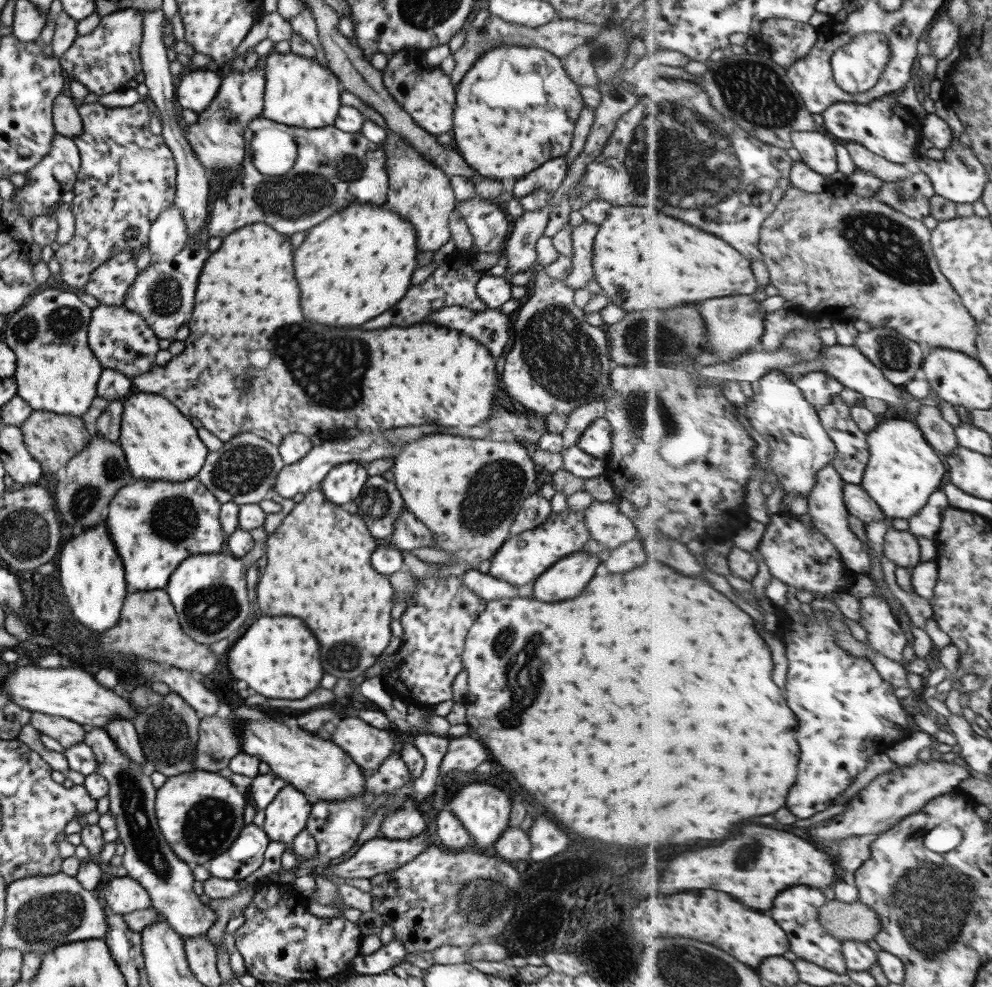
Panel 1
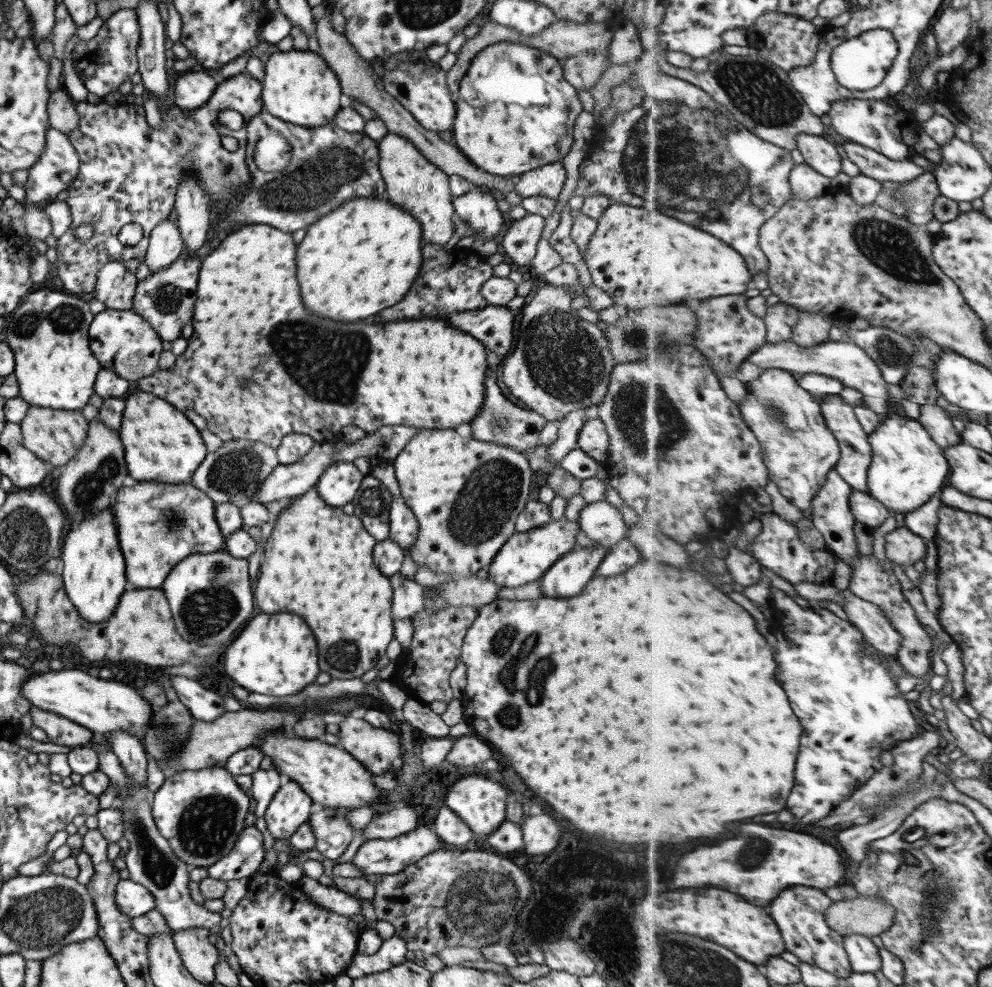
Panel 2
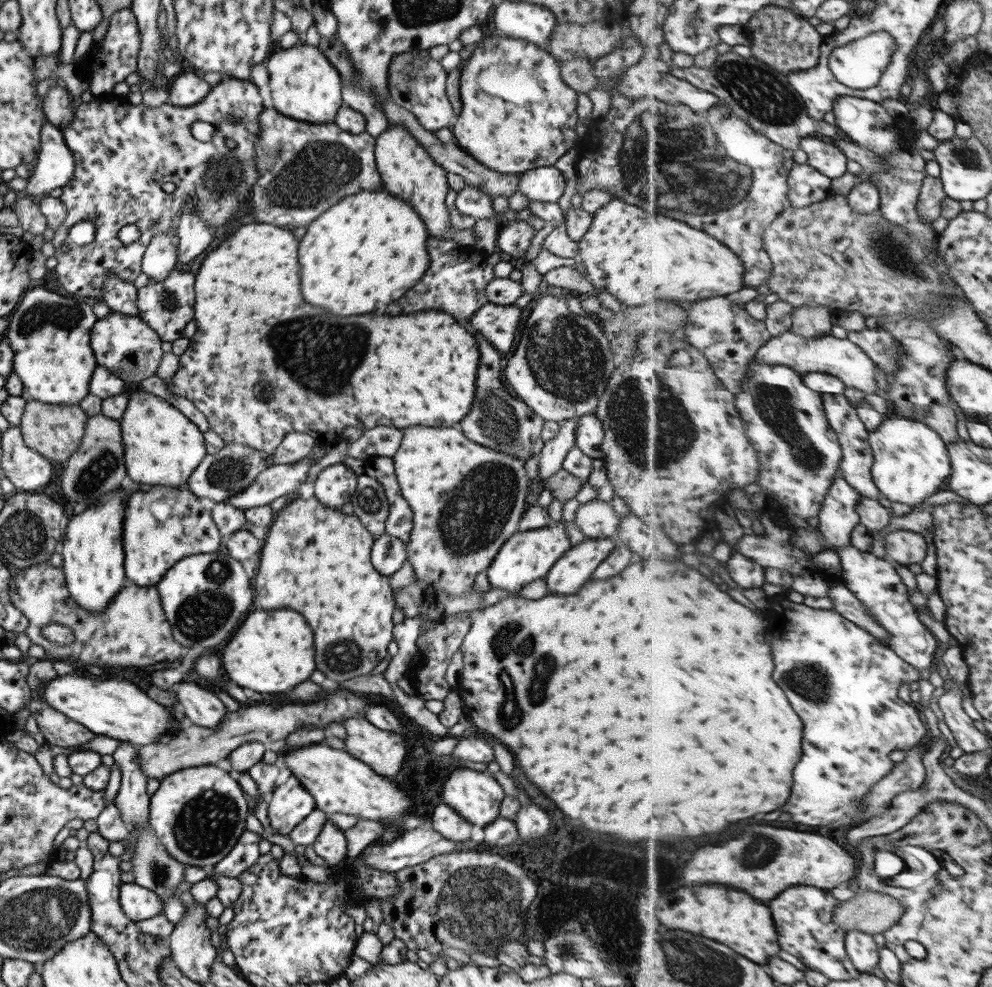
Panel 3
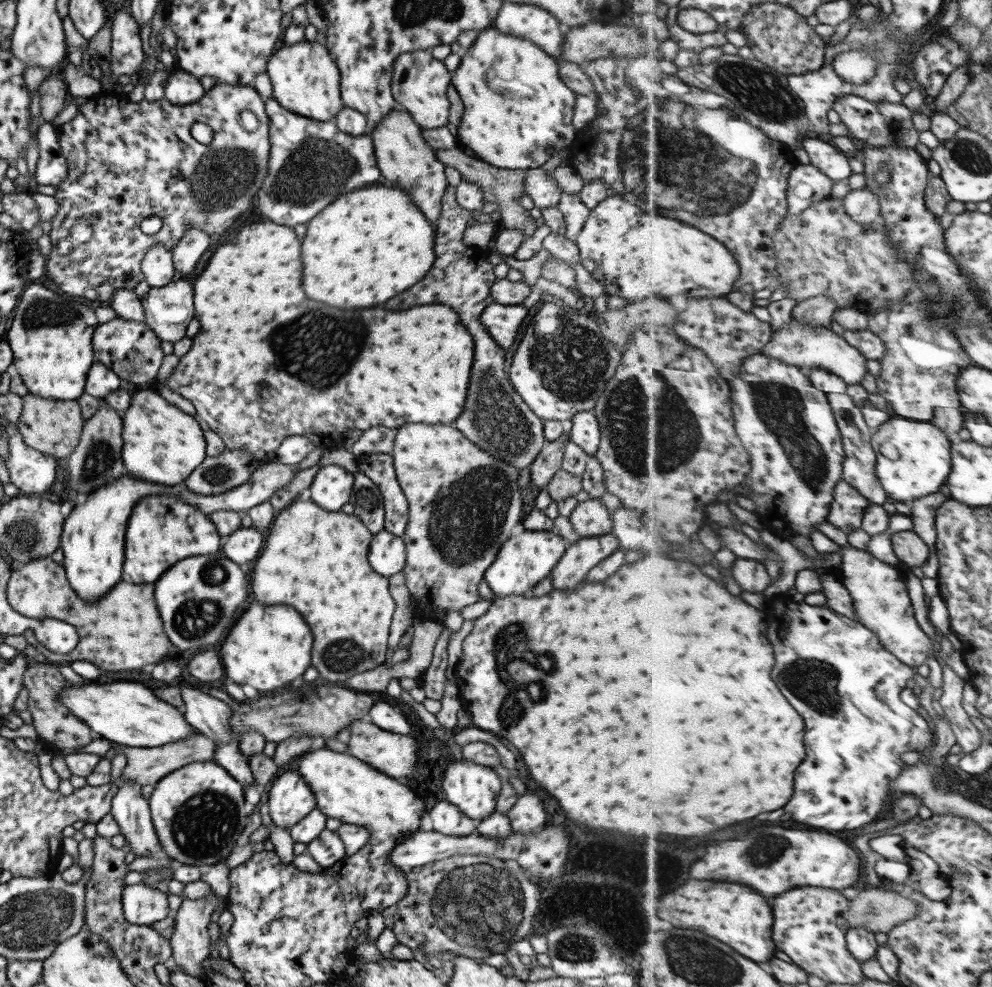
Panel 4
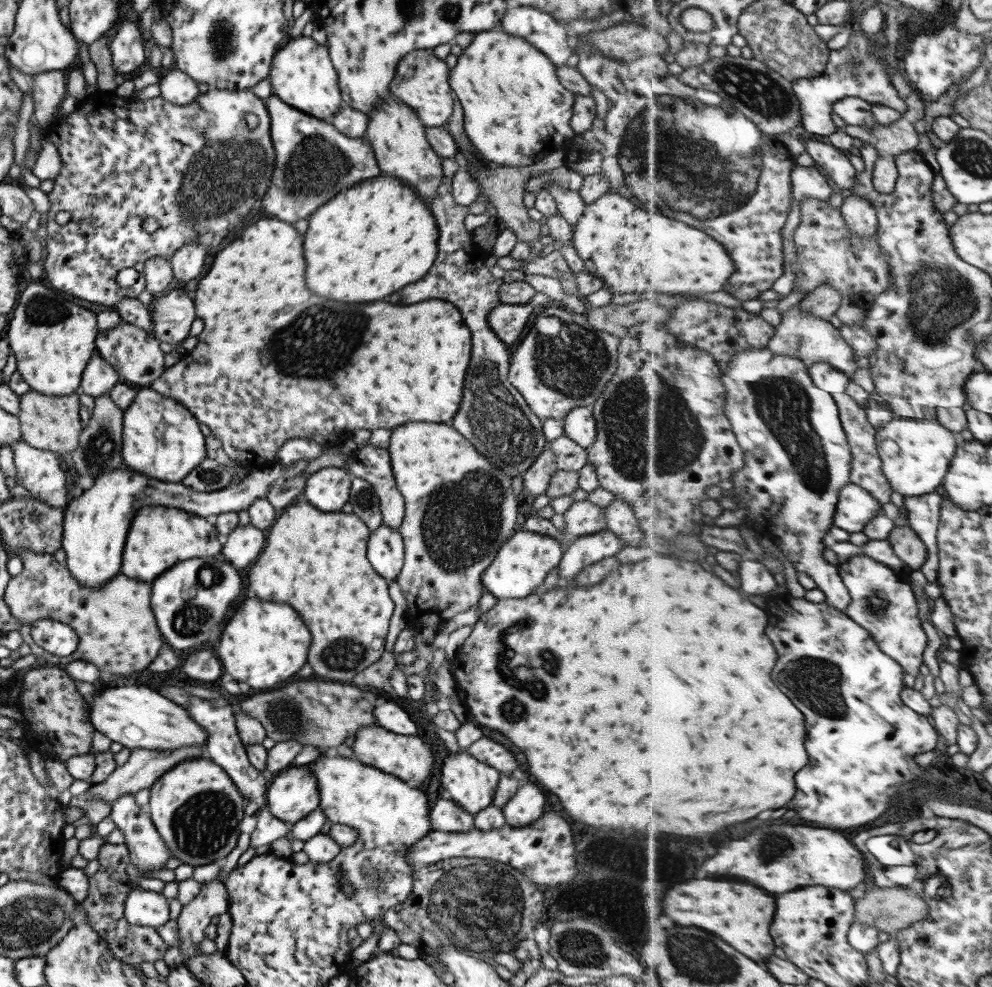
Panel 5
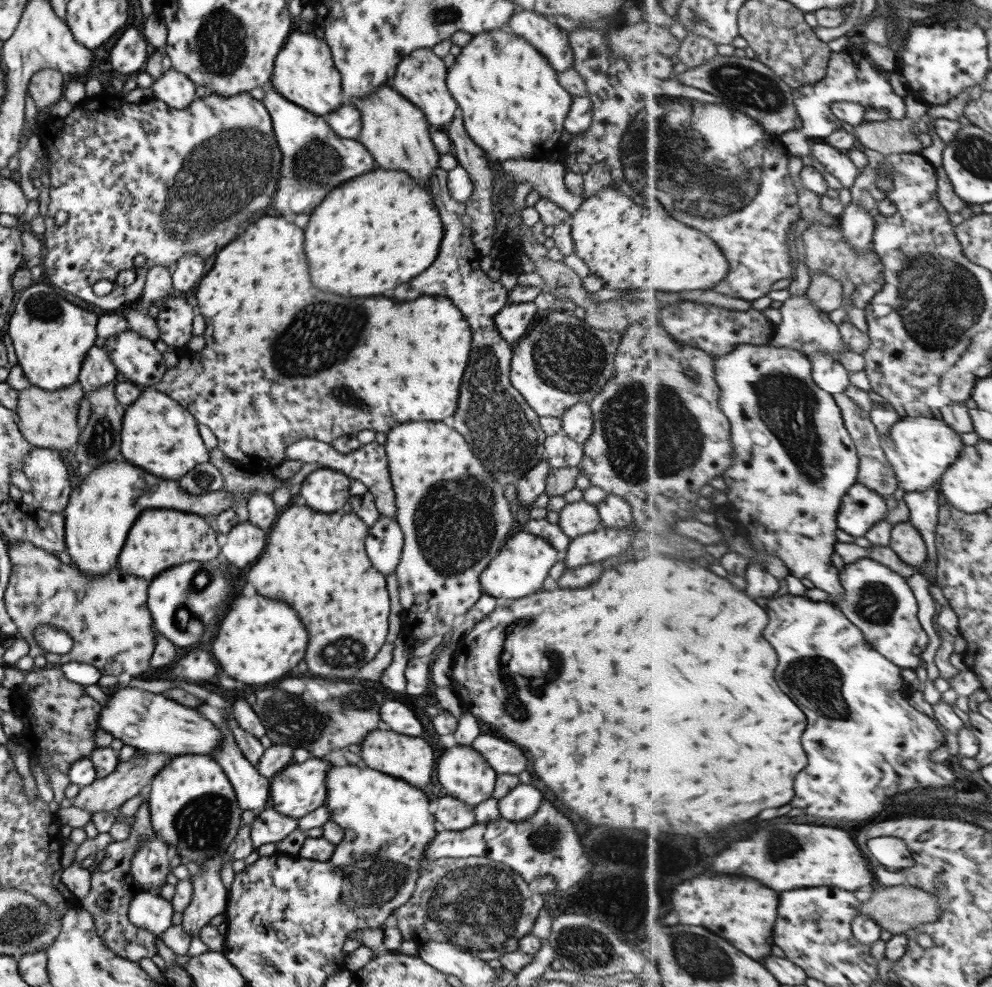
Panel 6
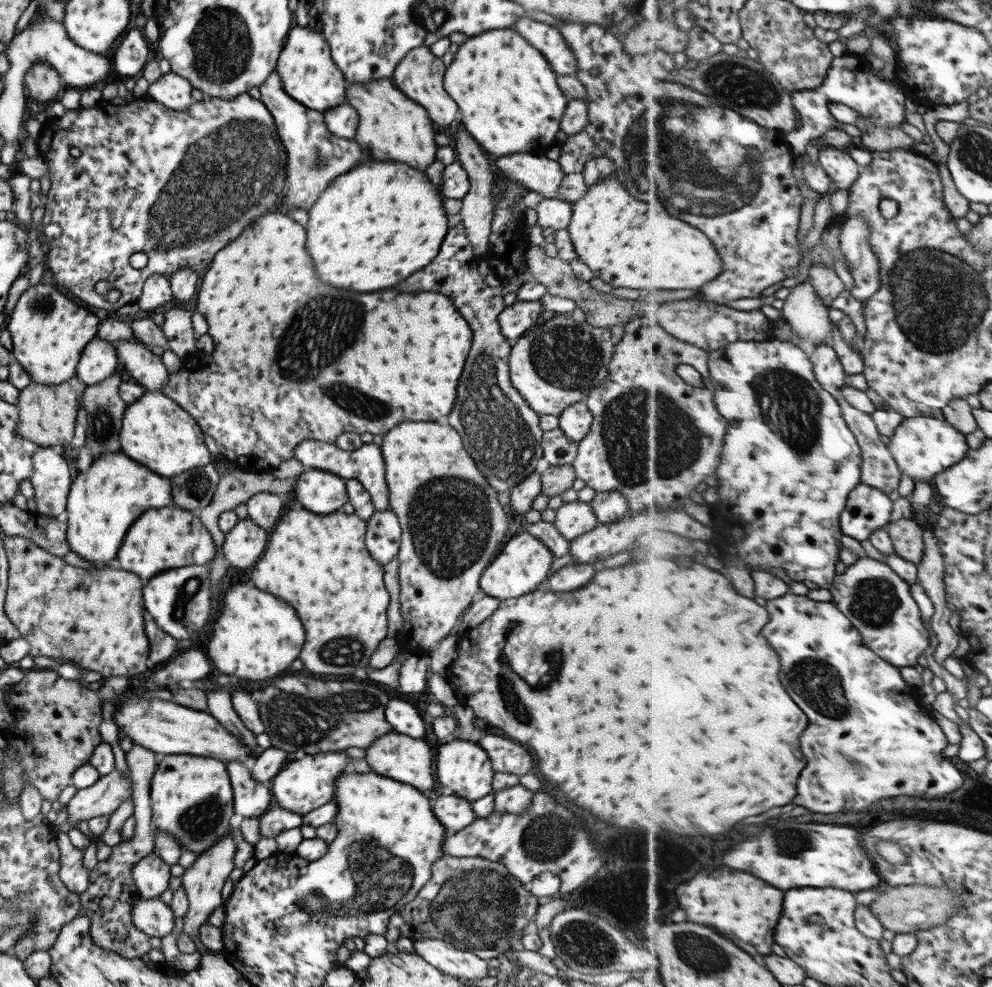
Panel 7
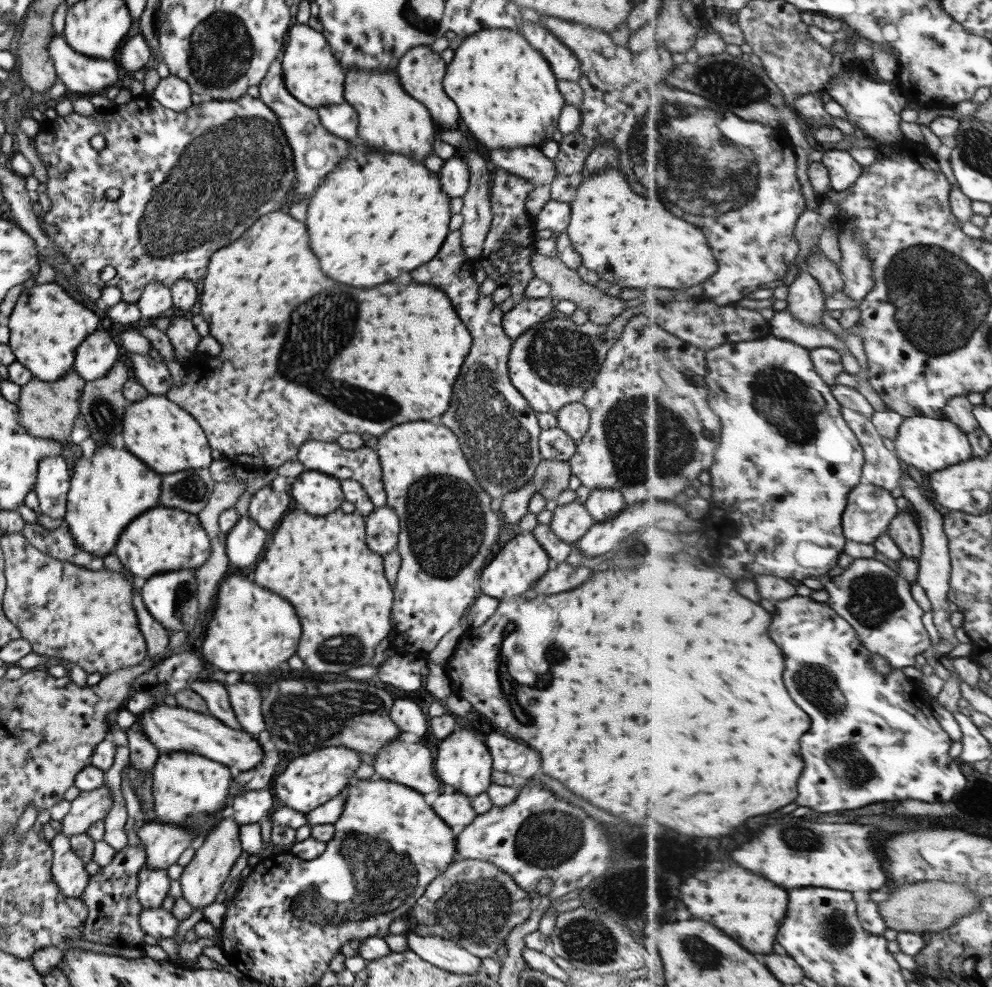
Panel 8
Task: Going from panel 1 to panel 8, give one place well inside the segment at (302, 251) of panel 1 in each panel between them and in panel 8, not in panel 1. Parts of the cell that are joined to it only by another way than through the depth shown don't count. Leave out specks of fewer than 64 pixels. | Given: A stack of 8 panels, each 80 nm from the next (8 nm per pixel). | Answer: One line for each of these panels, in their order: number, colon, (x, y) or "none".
2: (361, 258)
3: (365, 250)
4: (372, 243)
5: (372, 238)
6: (379, 229)
7: (380, 221)
8: (363, 222)

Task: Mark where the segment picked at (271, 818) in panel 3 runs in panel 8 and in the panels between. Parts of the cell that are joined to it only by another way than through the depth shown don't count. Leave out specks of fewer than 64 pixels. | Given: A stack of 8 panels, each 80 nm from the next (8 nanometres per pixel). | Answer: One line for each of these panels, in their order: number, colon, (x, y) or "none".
4: (288, 798)
5: (292, 793)
6: (299, 788)
7: (304, 784)
8: (309, 780)

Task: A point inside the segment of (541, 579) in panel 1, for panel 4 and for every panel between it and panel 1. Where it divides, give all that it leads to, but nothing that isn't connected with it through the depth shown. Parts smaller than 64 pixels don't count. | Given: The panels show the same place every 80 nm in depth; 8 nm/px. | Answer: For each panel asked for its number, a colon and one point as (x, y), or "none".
2: (565, 577)
3: (572, 570)
4: (578, 557)

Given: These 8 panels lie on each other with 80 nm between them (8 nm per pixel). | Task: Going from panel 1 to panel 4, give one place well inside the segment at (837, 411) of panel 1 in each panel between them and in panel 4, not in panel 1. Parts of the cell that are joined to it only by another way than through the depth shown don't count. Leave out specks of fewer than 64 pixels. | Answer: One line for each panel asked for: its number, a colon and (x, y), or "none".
2: (857, 455)
3: (858, 459)
4: (860, 466)

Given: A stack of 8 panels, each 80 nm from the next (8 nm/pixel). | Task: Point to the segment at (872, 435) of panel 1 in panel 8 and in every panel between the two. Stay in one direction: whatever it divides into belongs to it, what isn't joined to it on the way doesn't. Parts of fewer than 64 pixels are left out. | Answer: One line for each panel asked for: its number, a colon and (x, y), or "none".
2: (908, 469)
3: (912, 462)
4: (915, 459)
5: (917, 453)
6: (920, 449)
7: (924, 447)
8: (930, 444)

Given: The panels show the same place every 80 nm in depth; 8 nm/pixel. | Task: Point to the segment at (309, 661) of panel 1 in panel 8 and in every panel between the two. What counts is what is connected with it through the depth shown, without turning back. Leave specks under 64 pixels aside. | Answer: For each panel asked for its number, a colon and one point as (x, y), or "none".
2: (274, 654)
3: (271, 651)
4: (268, 647)
5: (263, 643)
6: (260, 640)
7: (255, 636)
8: (251, 630)

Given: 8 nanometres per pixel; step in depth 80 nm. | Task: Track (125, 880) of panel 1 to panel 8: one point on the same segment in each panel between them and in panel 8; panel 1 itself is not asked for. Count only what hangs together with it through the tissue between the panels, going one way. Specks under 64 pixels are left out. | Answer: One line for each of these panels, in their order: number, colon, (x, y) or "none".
2: (132, 899)
3: (137, 903)
4: (141, 905)
5: (143, 908)
6: (148, 911)
7: (154, 918)
8: (158, 923)

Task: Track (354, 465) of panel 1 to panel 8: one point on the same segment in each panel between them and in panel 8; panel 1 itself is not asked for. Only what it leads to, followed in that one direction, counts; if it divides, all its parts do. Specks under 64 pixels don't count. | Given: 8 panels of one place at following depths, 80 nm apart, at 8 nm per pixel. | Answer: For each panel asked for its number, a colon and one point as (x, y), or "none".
2: (337, 484)
3: (334, 484)
4: (330, 487)
5: (327, 489)
6: (324, 490)
7: (320, 492)
8: (316, 493)

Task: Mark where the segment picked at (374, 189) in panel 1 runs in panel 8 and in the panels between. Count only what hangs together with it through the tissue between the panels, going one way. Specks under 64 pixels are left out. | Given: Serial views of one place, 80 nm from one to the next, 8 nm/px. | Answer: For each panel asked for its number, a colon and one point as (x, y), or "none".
2: (327, 165)
3: (304, 168)
4: (310, 163)
5: (313, 161)
6: (314, 160)
7: (314, 157)
8: (315, 152)

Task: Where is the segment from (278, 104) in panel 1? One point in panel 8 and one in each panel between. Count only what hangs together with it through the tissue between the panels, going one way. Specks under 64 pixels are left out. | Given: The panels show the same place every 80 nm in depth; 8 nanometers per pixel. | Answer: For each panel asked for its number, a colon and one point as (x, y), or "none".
2: (298, 87)
3: (304, 85)
4: (305, 81)
5: (301, 75)
6: (303, 73)
7: (308, 75)
8: (311, 74)

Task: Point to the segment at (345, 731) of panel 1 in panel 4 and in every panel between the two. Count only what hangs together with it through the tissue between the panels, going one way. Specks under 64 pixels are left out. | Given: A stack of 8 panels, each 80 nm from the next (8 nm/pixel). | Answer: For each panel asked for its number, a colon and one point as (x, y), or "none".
2: (377, 749)
3: (384, 751)
4: (395, 755)

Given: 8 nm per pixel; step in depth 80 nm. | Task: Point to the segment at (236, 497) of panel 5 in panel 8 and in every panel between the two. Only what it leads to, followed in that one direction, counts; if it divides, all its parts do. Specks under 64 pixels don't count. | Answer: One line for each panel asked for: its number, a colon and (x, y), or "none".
6: (99, 511)
7: (102, 501)
8: (107, 491)

